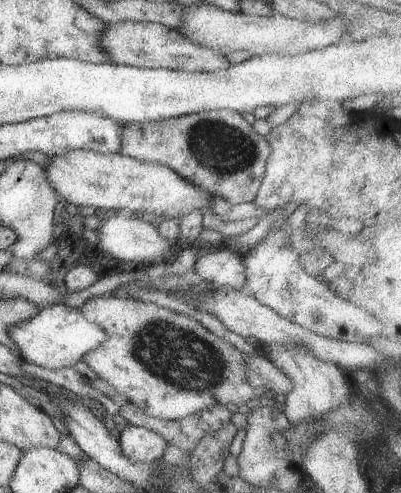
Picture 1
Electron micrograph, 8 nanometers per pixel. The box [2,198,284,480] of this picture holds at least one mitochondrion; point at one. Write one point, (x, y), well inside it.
(181, 358)

